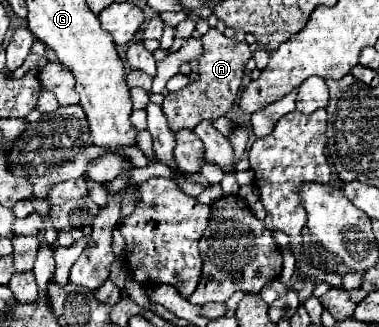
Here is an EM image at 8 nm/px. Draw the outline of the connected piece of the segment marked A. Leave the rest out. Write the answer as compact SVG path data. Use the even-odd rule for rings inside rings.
M214 27L206 35L202 35L202 43L204 43L204 53L198 61L200 79L190 83L188 87L176 91L176 93L170 93L162 103L162 111L164 111L164 117L166 117L172 133L176 133L180 129L192 131L202 121L212 121L216 117L226 115L232 109L236 95L240 91L246 61L252 57L250 47L246 43L238 43L236 39L228 39Z

